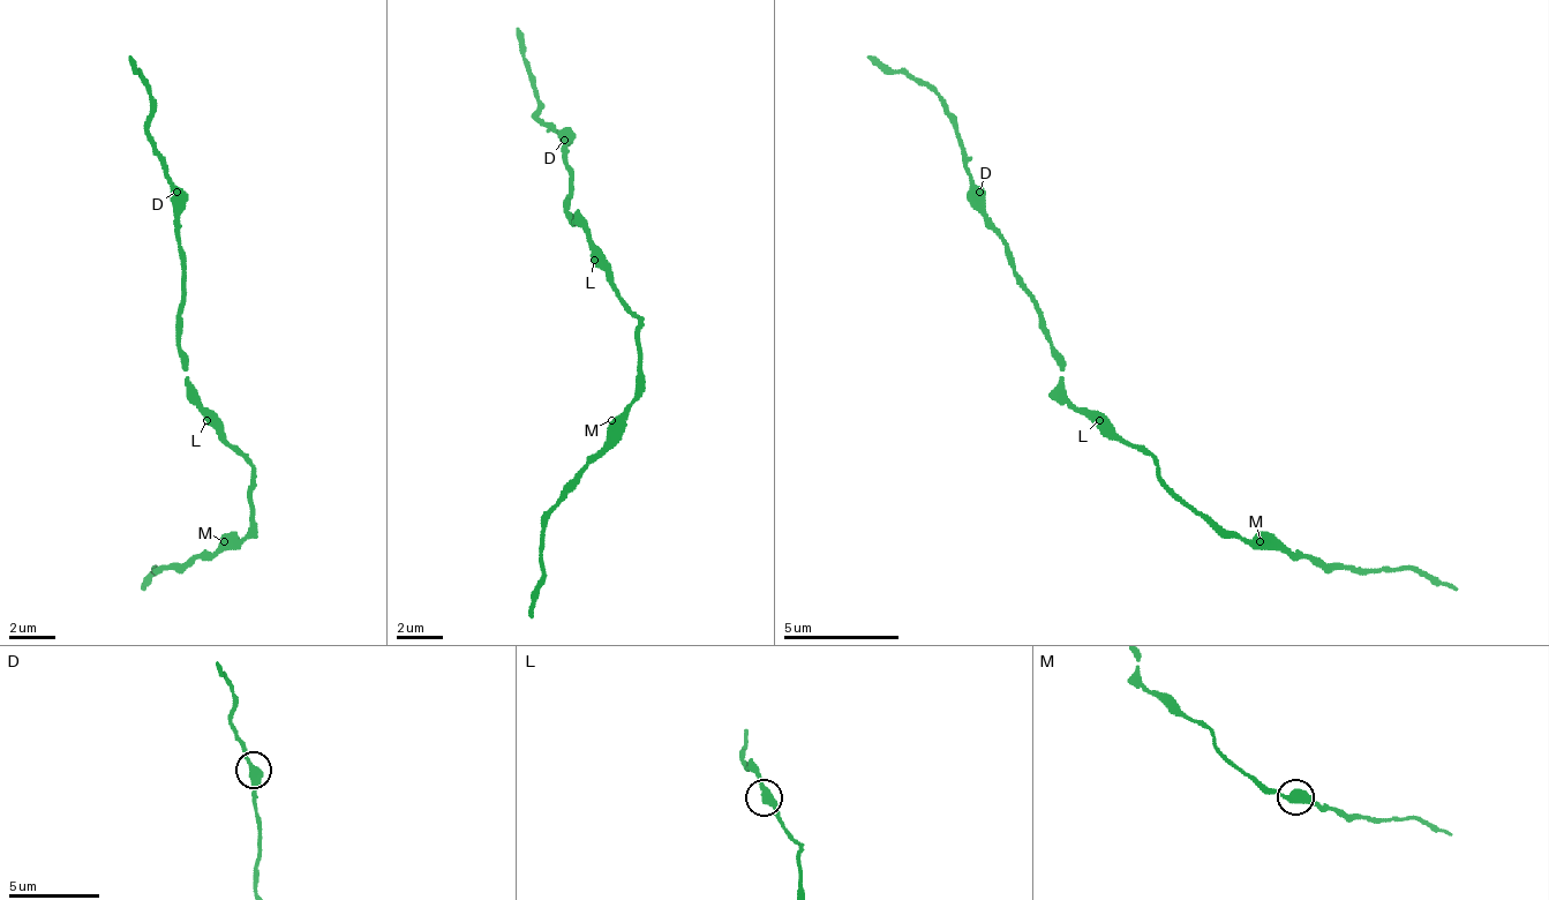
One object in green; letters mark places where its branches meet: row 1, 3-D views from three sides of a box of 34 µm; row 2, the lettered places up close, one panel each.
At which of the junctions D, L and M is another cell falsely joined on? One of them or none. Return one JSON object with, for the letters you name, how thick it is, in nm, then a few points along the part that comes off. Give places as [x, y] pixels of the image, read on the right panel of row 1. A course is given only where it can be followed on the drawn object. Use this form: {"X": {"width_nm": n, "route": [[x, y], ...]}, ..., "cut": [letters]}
{"D": {"width_nm": 440, "route": [[978, 190], [978, 214], [1007, 248], [1042, 334], [1065, 368]]}, "cut": ["D"]}

